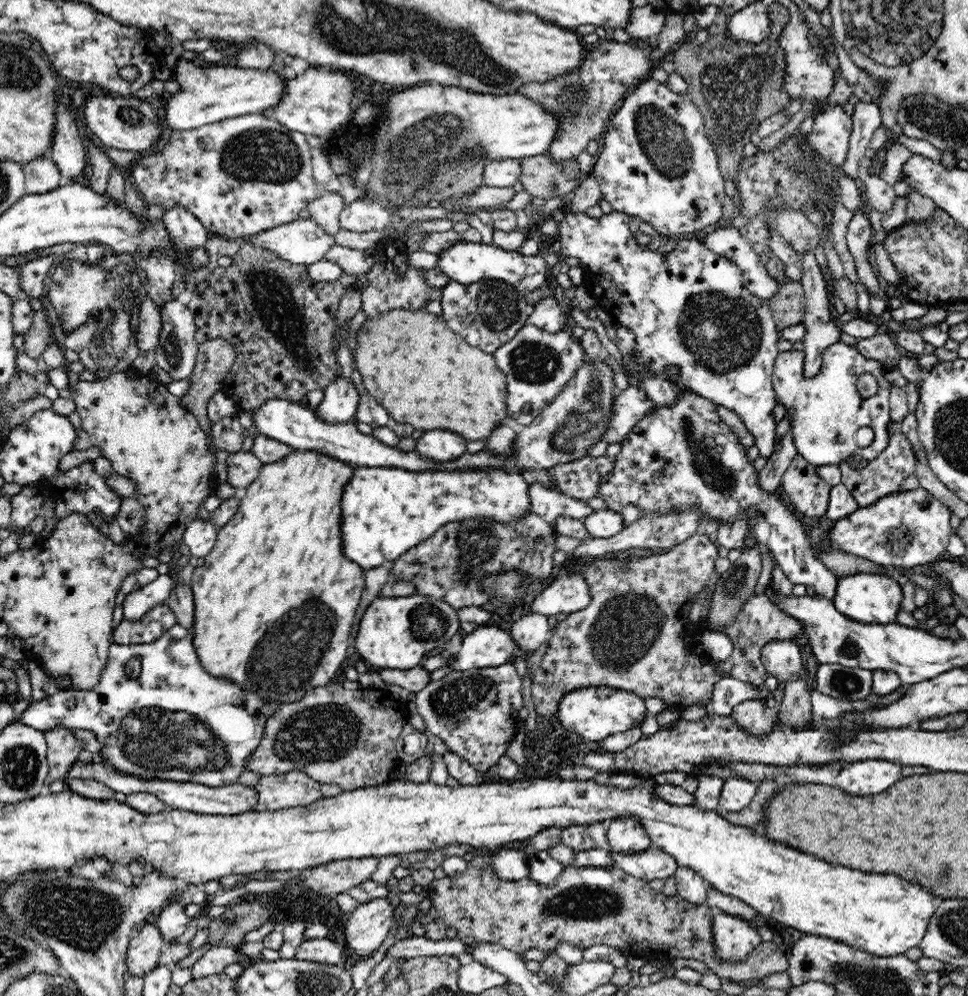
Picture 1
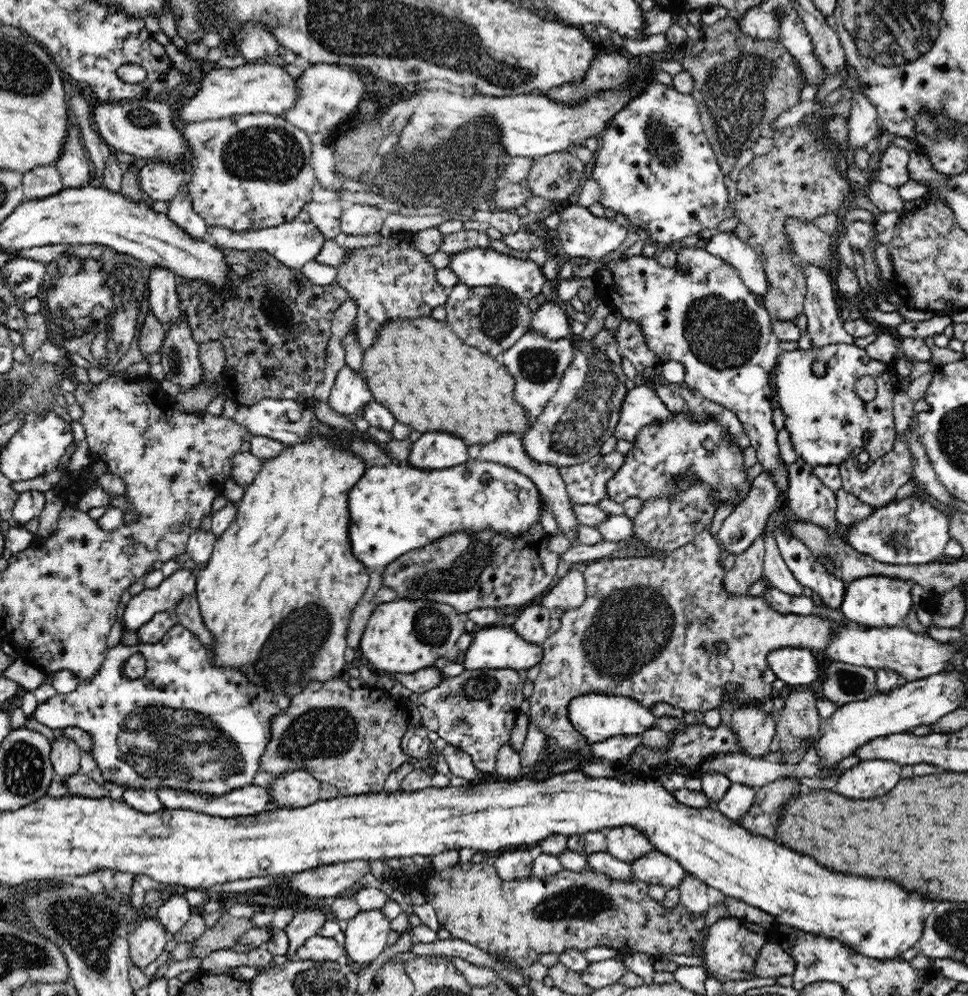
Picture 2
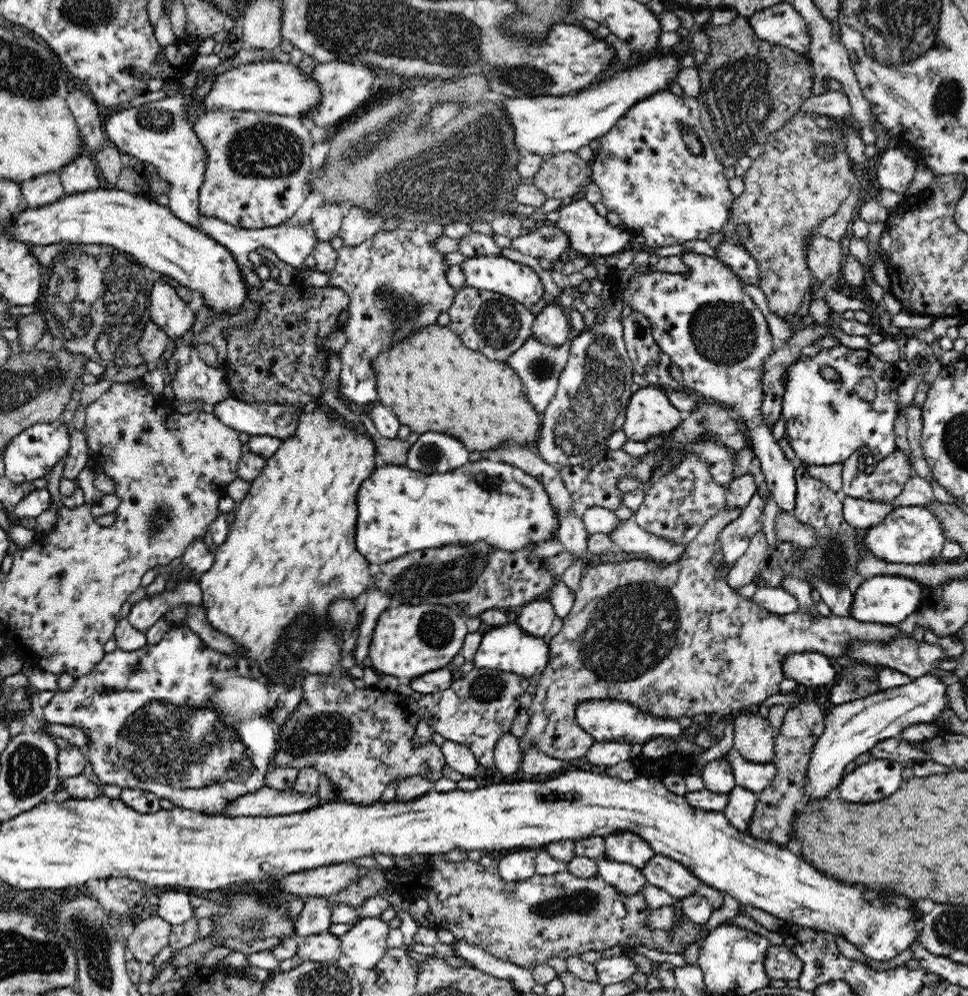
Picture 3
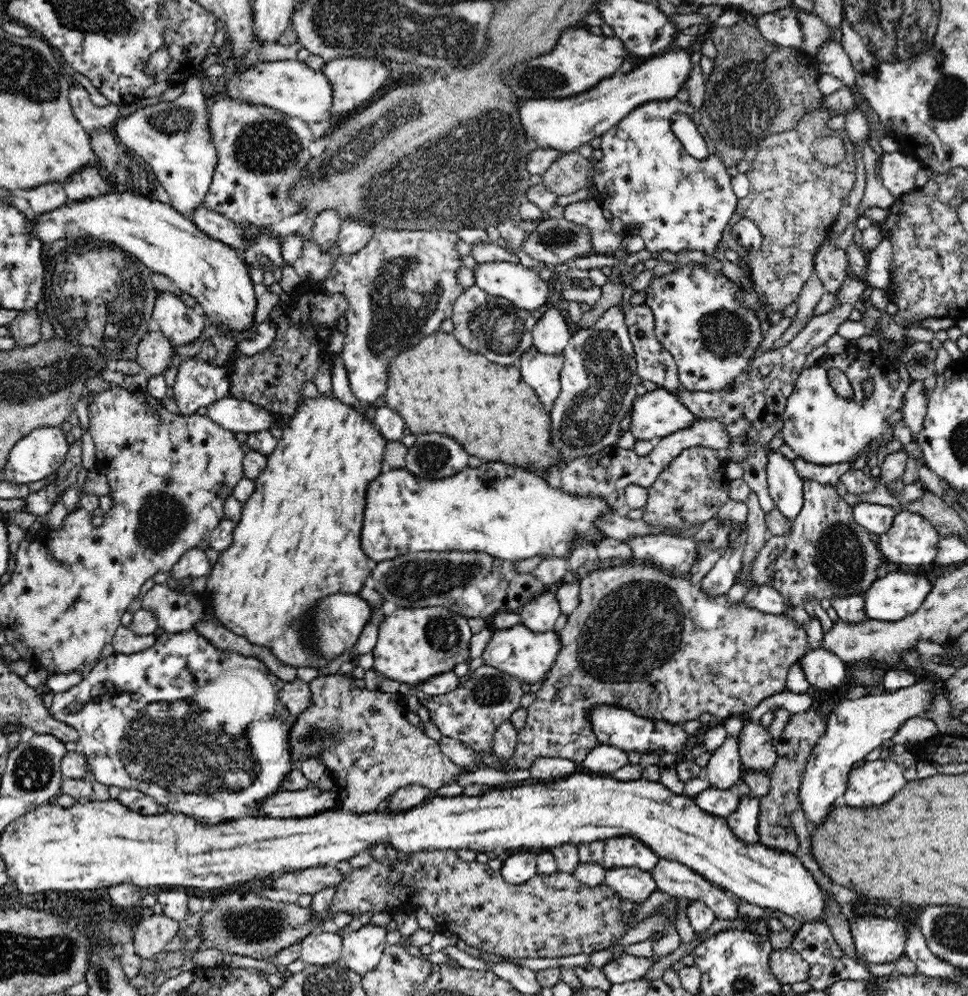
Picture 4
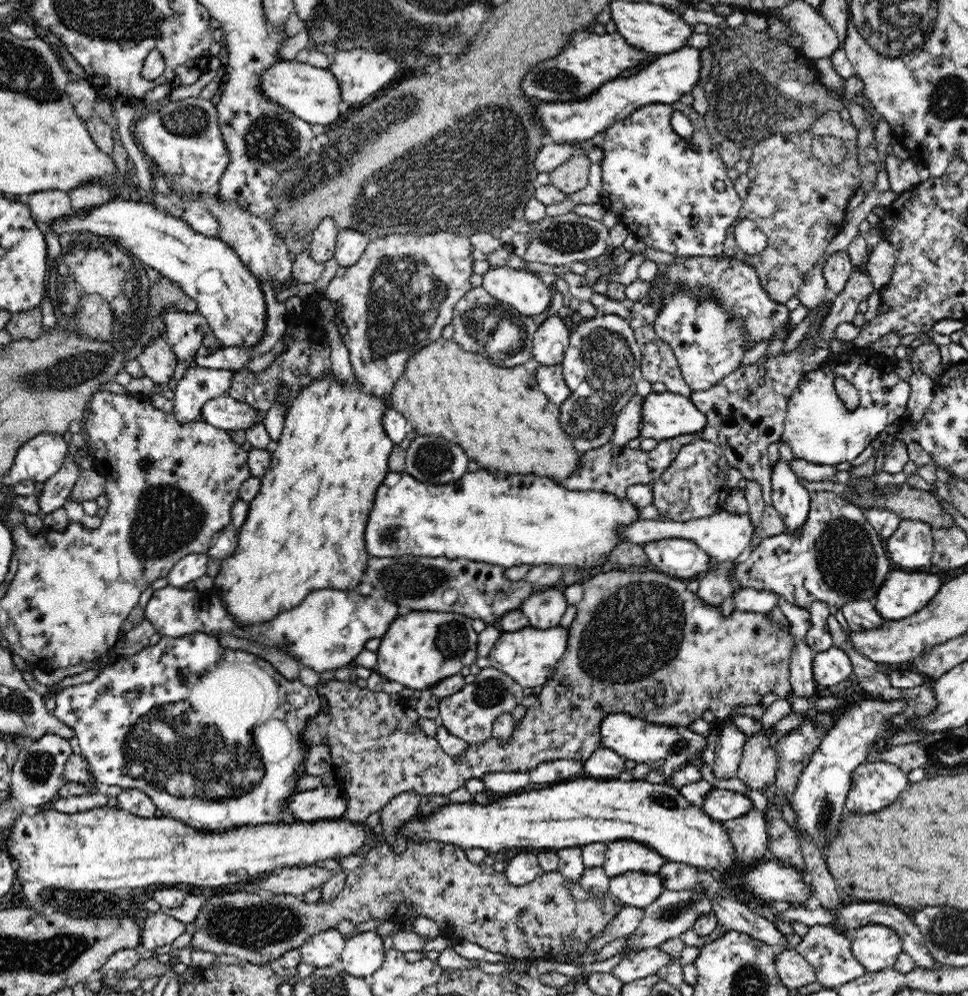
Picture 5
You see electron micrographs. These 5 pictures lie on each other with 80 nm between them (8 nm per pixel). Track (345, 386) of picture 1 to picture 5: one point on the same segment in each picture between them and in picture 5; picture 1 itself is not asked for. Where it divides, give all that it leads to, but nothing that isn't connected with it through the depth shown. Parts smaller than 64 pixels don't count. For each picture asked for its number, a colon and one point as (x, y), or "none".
2: (350, 392)
3: (396, 283)
4: (402, 285)
5: (397, 297)

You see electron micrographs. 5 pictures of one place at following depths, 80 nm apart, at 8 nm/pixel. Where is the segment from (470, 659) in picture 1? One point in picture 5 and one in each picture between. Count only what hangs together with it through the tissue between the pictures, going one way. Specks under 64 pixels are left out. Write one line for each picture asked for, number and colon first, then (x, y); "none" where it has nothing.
2: (493, 647)
3: (507, 648)
4: (522, 653)
5: (529, 656)

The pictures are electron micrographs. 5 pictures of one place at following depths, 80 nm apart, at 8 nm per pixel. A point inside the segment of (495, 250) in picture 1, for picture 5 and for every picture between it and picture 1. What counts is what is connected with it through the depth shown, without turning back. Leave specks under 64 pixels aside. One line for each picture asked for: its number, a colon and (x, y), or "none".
2: (474, 267)
3: (520, 282)
4: (523, 287)
5: (527, 293)

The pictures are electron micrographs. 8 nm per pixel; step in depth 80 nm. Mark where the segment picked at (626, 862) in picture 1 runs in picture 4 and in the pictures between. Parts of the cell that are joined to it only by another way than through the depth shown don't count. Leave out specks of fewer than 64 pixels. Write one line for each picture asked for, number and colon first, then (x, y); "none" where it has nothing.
2: (654, 868)
3: (661, 871)
4: (676, 879)

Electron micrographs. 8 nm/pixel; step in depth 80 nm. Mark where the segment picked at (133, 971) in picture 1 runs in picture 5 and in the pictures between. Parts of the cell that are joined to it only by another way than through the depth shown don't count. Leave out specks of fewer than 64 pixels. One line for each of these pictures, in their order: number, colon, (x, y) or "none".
2: (147, 942)
3: (149, 936)
4: (153, 933)
5: (159, 929)

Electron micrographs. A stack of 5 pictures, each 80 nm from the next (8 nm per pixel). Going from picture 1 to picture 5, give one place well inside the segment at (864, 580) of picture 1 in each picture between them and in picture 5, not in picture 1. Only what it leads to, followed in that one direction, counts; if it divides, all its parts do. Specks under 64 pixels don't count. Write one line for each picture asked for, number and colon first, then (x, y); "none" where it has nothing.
2: (874, 601)
3: (886, 600)
4: (896, 595)
5: (903, 593)

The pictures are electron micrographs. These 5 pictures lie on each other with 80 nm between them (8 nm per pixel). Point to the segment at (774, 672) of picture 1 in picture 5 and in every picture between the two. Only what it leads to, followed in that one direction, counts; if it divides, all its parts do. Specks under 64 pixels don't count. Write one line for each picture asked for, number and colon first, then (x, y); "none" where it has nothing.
2: (796, 666)
3: (811, 669)
4: (822, 669)
5: (831, 667)

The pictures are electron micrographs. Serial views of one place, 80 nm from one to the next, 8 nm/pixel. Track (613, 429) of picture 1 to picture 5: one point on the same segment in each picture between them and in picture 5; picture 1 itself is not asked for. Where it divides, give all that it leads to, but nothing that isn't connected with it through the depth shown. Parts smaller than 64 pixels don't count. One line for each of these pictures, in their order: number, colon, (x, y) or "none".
2: (641, 406)
3: (649, 411)
4: (658, 413)
5: (666, 415)

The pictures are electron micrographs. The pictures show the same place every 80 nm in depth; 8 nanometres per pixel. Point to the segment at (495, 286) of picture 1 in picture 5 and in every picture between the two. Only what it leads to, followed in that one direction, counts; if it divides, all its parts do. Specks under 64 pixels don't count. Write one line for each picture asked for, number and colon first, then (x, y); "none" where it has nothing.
2: (492, 319)
3: (494, 324)
4: (494, 327)
5: (482, 324)

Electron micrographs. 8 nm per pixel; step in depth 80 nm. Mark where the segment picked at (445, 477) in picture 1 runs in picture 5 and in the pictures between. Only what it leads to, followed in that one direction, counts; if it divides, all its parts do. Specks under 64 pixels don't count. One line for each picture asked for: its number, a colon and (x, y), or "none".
2: (395, 508)
3: (401, 510)
4: (511, 514)
5: (525, 519)

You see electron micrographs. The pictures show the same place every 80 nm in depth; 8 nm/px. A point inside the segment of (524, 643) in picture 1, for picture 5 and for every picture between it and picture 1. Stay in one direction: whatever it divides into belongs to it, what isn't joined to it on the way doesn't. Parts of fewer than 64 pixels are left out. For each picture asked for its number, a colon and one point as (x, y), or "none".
2: (533, 625)
3: (536, 618)
4: (539, 614)
5: (544, 607)

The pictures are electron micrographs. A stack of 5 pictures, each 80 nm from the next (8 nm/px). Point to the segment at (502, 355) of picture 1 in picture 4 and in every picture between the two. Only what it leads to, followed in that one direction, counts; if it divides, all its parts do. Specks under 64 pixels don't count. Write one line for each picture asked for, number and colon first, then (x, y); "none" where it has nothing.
2: (537, 364)
3: (539, 365)
4: (541, 371)

